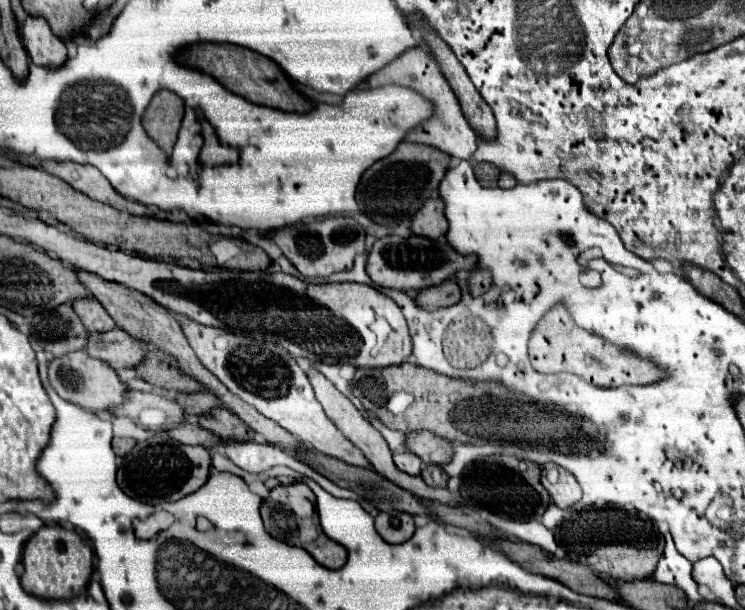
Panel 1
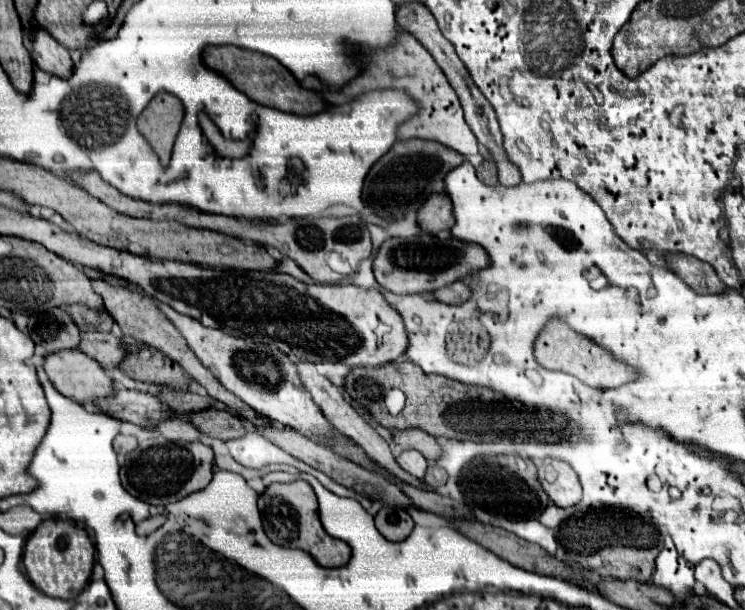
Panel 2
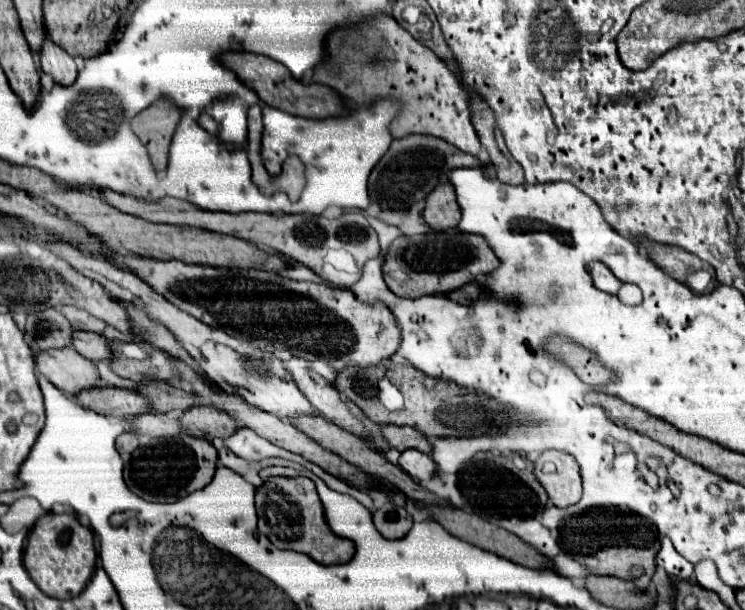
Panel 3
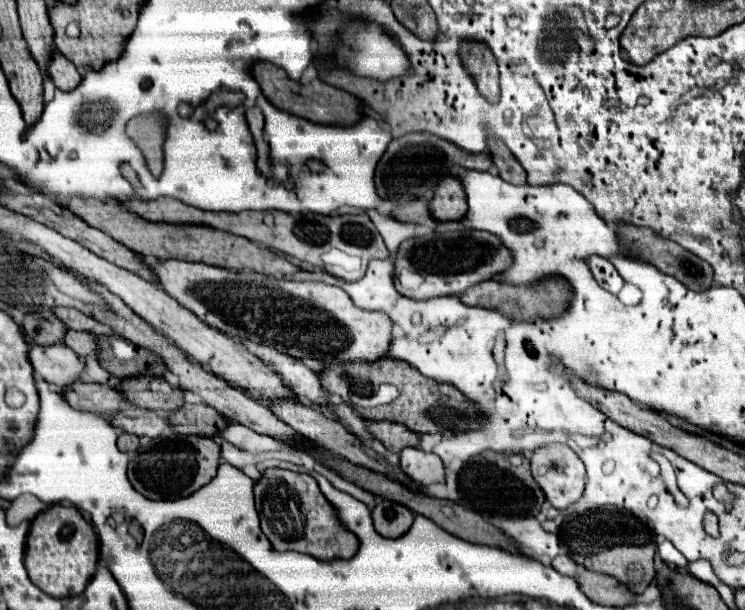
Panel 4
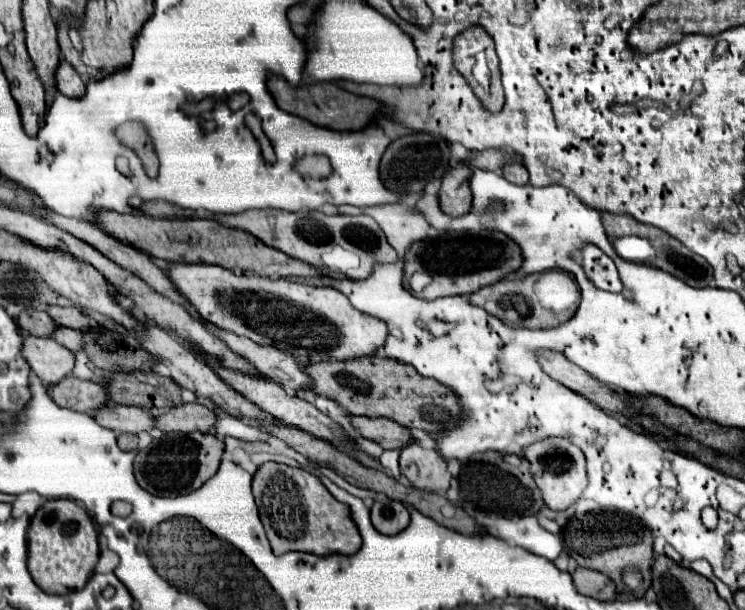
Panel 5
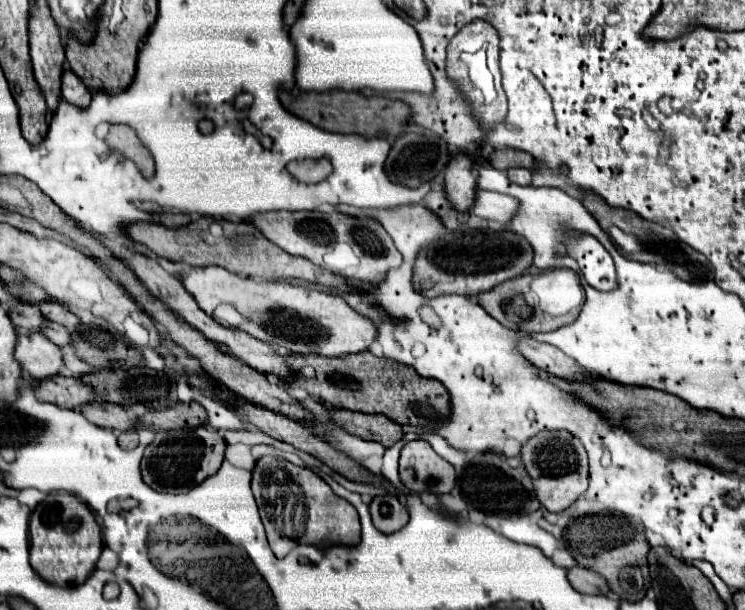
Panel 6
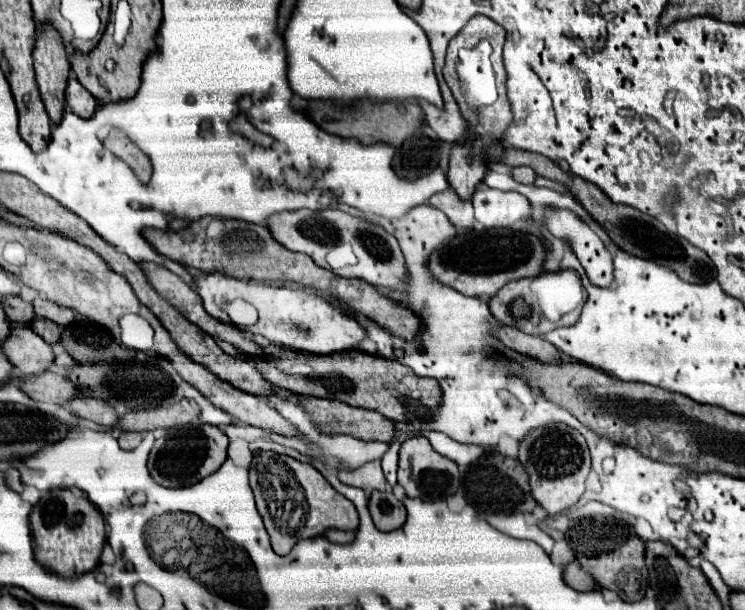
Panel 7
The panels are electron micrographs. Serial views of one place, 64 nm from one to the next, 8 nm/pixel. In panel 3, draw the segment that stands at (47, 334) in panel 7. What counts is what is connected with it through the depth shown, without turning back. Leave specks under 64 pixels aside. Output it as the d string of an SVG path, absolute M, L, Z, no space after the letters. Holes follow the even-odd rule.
M74 332L72 346L88 360L98 362L98 360L110 360L112 358L112 348L110 340L102 334L96 332Z

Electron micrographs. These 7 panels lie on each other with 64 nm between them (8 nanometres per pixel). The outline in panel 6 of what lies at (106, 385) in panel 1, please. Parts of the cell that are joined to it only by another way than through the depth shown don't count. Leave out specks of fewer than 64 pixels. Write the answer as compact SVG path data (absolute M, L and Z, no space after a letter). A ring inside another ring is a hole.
M20 332L14 356L36 380L58 376L64 366L62 350L40 332Z

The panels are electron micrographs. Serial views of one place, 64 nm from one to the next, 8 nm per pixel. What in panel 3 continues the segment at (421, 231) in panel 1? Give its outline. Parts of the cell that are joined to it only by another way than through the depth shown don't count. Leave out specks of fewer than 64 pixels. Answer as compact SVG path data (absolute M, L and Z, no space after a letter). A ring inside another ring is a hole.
M440 184L440 188L434 188L434 192L426 198L422 216L426 224L436 232L456 228L460 220L460 208L456 204L454 188L450 184Z

